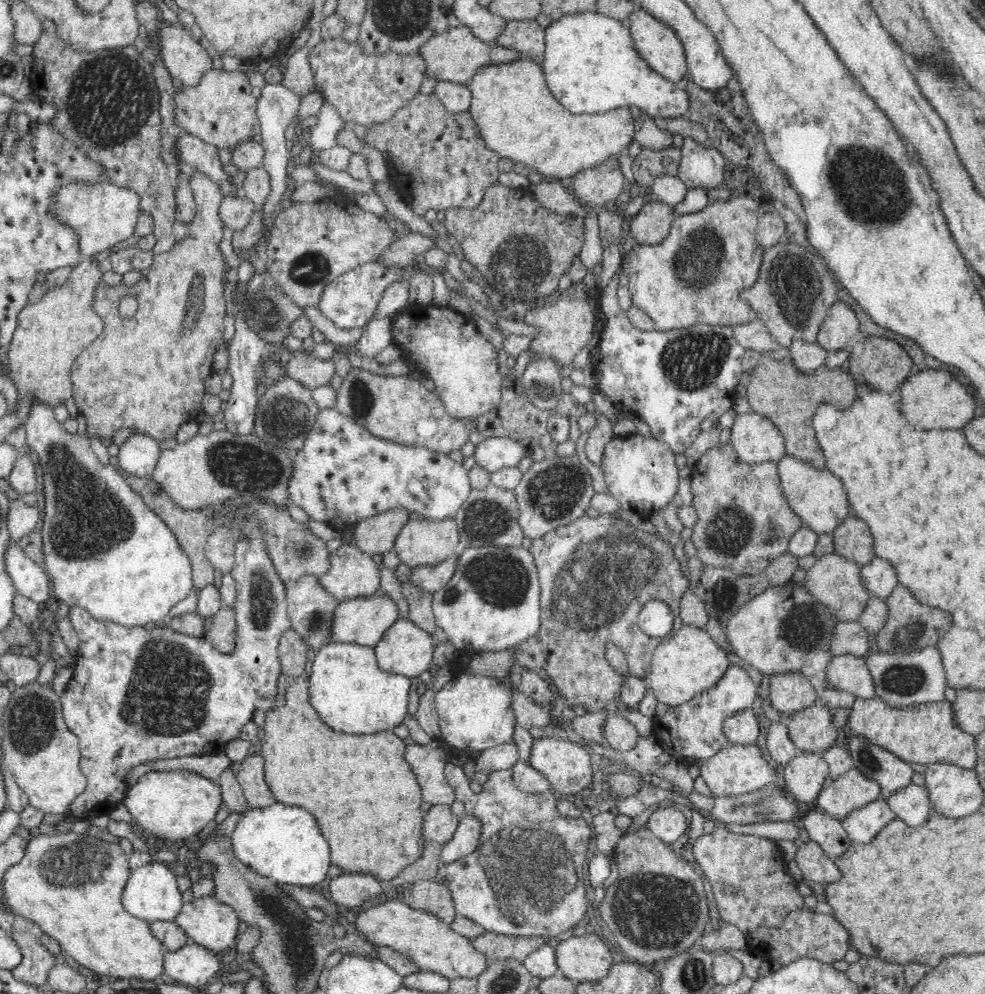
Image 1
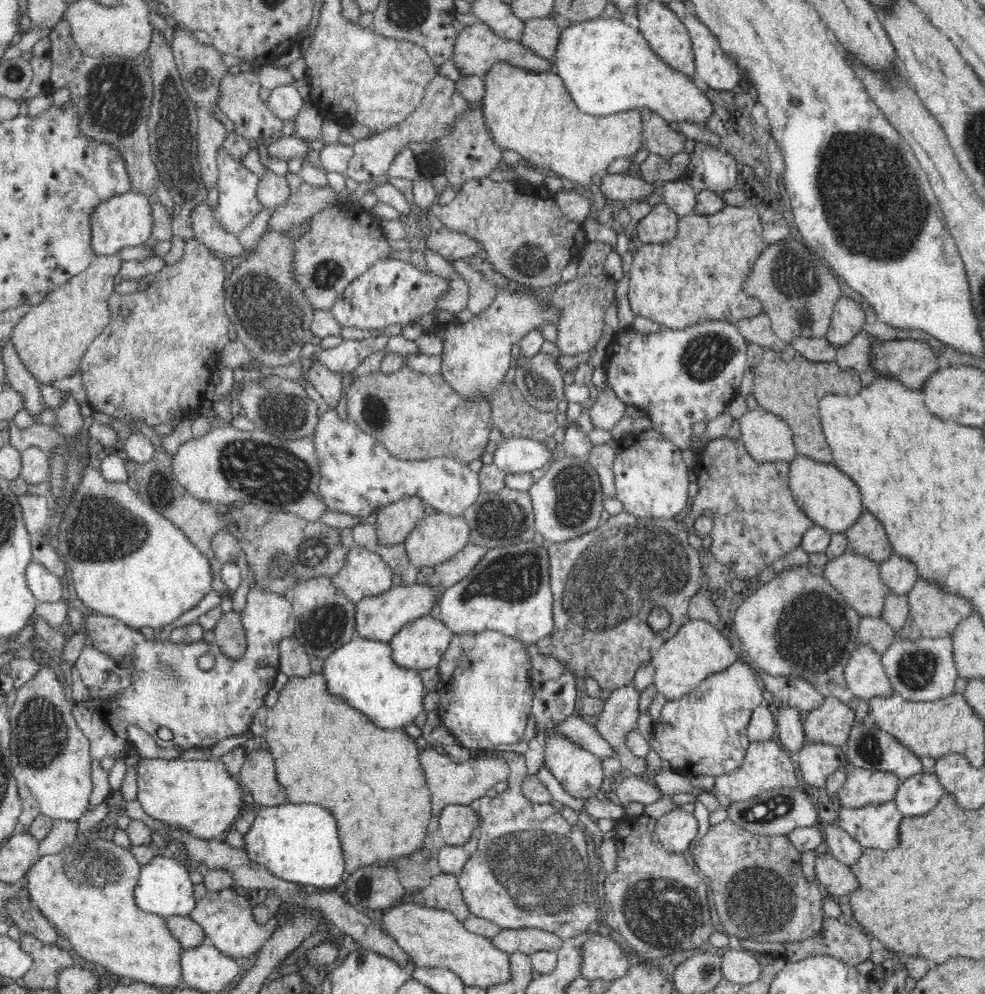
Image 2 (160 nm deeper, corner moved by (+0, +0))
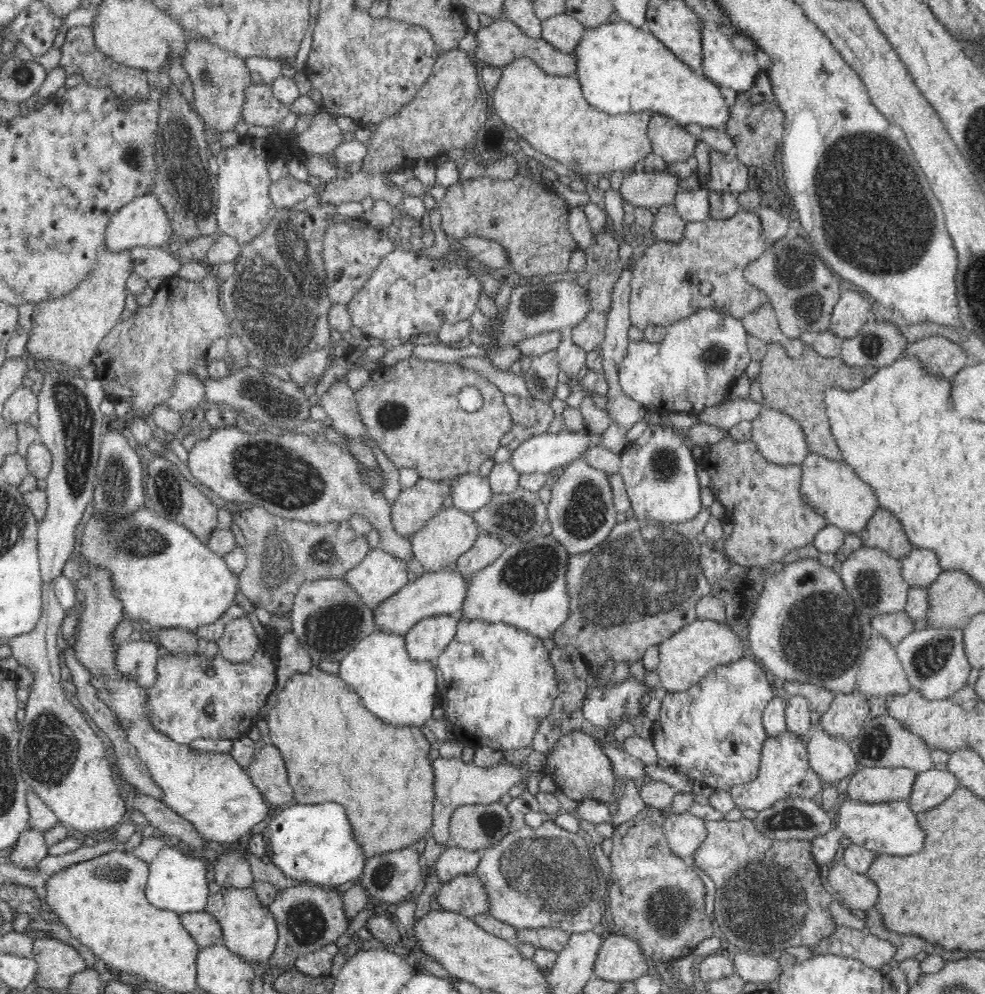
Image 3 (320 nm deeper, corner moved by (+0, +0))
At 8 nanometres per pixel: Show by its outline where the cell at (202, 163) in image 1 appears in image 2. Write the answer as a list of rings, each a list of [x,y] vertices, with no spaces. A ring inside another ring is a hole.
[[[223,147],[216,153],[218,165],[218,205],[215,207],[213,217],[224,231],[229,234],[238,236],[250,221],[260,210],[263,209],[262,204],[257,199],[257,186],[261,179],[256,173],[246,169],[246,166],[238,160],[235,160],[232,155],[227,154],[227,150]]]

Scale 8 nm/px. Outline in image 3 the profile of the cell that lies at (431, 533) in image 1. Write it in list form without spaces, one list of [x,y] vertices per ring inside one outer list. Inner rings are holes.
[[[454,506],[444,507],[428,523],[424,524],[419,532],[409,539],[413,557],[420,562],[428,573],[444,571],[446,566],[456,563],[479,538],[479,529],[476,527],[472,514],[463,512]]]

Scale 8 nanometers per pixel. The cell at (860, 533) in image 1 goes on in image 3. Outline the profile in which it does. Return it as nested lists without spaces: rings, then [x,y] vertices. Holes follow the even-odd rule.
[[[878,508],[874,517],[858,534],[864,546],[880,548],[889,556],[902,560],[910,555],[913,545],[910,543],[901,521],[888,510]]]

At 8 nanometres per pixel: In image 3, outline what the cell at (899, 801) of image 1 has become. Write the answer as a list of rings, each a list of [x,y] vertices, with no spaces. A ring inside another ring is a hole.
[[[933,768],[917,774],[907,800],[914,813],[923,813],[944,802],[958,787],[956,775]]]

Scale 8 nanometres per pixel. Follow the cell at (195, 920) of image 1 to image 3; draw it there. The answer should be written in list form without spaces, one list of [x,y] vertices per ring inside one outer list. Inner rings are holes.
[[[252,886],[246,888],[222,887],[217,893],[208,896],[204,908],[211,918],[218,921],[222,929],[222,941],[233,954],[238,954],[248,962],[266,963],[274,955],[278,942],[278,927],[270,909],[260,903]]]

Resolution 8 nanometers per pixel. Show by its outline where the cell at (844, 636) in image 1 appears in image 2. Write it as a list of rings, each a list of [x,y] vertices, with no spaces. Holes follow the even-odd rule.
[[[862,617],[858,626],[858,645],[868,644],[881,655],[895,641],[894,630],[880,617]]]

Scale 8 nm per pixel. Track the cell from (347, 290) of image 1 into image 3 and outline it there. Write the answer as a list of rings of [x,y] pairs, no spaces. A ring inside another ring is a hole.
[[[397,247],[382,258],[366,285],[346,304],[346,309],[352,317],[354,331],[382,340],[406,340],[416,334],[438,333],[444,320],[452,324],[460,320],[469,320],[478,308],[478,298],[483,290],[476,273],[470,272],[470,265],[475,265],[477,272],[482,268],[458,250],[450,252],[446,259],[437,260],[426,257],[423,252]]]

